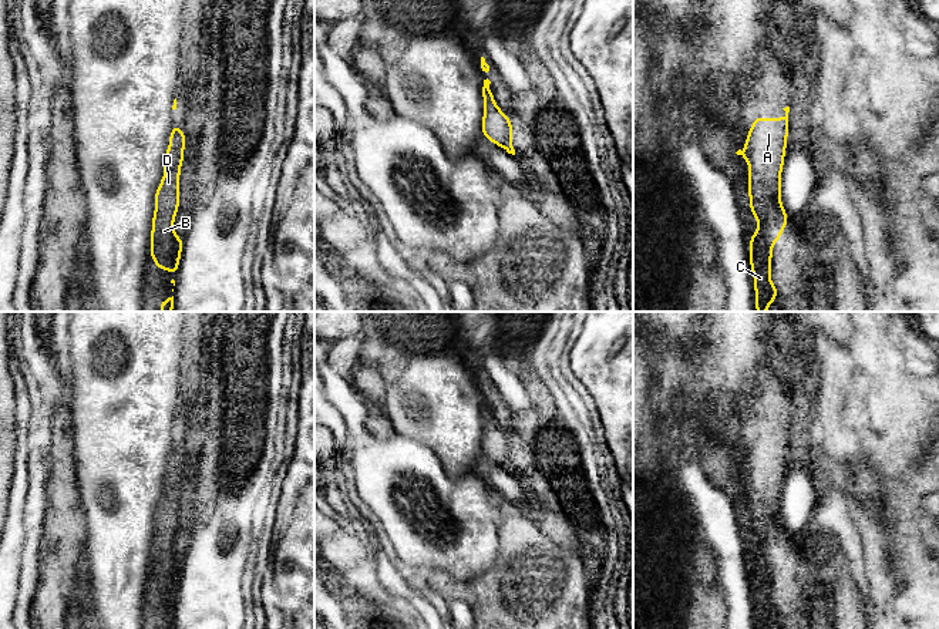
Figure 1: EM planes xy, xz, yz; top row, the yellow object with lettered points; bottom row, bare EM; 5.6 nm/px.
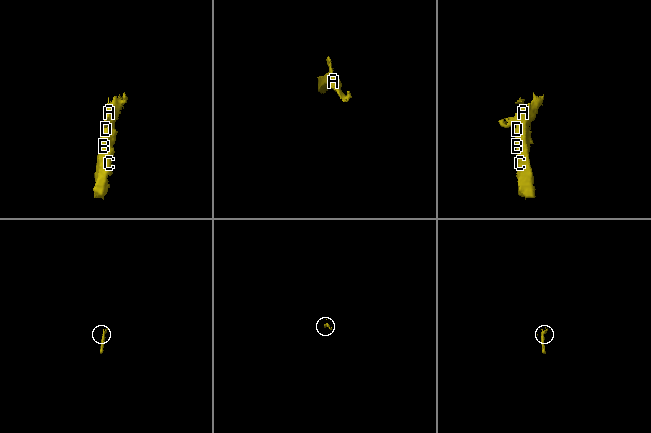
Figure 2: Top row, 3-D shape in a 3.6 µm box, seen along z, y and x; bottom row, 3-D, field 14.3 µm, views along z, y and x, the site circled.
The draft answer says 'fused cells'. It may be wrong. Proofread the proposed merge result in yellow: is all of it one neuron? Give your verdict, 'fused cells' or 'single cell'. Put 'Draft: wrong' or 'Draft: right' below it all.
single cell
Draft: wrong

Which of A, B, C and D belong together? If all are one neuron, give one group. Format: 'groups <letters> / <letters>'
groups A B C D

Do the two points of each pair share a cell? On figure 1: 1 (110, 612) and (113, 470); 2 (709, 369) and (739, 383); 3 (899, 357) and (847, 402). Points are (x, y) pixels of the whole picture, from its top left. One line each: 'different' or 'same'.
1: same
2: same
3: same

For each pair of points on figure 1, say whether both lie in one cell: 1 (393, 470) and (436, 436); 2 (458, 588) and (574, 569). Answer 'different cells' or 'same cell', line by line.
1: different cells
2: same cell

